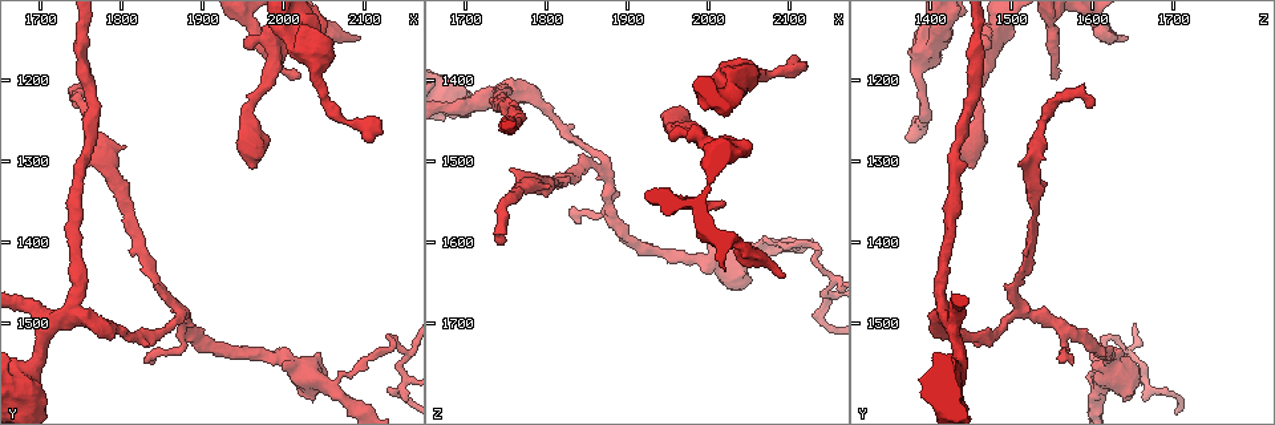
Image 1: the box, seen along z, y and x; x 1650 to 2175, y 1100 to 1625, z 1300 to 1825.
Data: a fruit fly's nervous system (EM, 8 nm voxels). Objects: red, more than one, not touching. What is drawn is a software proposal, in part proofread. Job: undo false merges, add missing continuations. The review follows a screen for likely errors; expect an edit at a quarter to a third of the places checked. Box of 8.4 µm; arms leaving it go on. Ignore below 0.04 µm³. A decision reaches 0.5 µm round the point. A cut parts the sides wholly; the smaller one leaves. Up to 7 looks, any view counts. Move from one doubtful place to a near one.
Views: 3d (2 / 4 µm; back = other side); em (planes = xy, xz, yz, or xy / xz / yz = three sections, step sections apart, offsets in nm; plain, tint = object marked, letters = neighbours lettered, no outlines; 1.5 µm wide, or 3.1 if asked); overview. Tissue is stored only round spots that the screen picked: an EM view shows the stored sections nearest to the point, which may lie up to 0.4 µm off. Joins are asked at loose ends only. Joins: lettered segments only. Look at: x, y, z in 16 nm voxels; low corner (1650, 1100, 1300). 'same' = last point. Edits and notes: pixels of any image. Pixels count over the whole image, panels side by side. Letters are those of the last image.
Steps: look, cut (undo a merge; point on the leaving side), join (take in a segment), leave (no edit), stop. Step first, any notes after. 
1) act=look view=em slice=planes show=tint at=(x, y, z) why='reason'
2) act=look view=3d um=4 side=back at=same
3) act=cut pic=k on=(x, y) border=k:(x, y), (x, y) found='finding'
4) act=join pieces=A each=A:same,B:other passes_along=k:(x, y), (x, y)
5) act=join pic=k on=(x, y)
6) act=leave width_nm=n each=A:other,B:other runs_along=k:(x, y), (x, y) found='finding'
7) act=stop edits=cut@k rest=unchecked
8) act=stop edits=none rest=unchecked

act=look view=em slice=xz step=4 show=tint at=(2115, 1275, 1375) why='an open end'

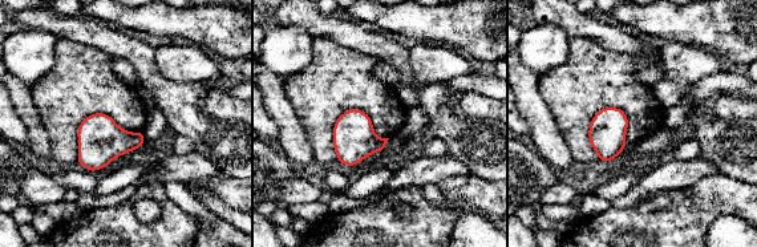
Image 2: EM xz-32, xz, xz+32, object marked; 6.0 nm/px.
act=look view=em slice=planes show=letters at=same why='cut it another way'

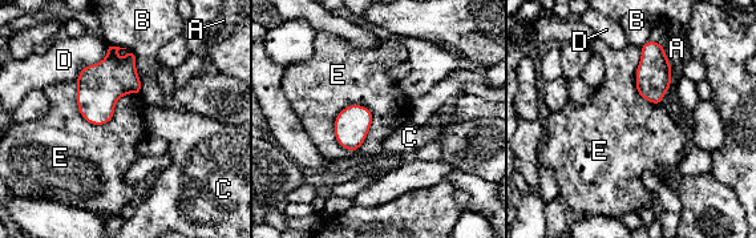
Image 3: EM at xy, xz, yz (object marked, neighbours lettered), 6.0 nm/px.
act=leave each=A:other,B:other,C:other,D:other,E:other border=3:(360, 104), (371, 126), (350, 152) found='no lettered segment goes on from it'

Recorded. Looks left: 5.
act=look view=em slice=planes show=letters at=(1960, 1300, 1455) why='free end'

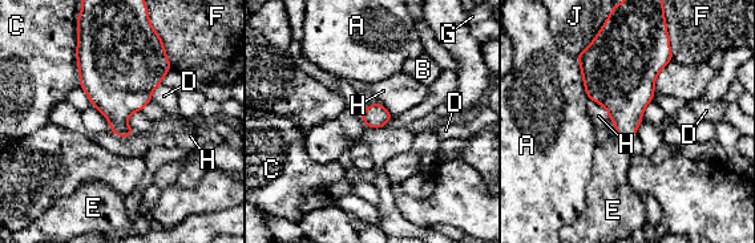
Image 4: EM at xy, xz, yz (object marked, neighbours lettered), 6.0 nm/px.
act=join pieces=E each=A:other,B:other,C:other,D:other,E:same,F:other,G:other,H:other,J:other found='the neuron continues'

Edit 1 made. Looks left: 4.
act=stop edits=join@4 rest=unchecked

